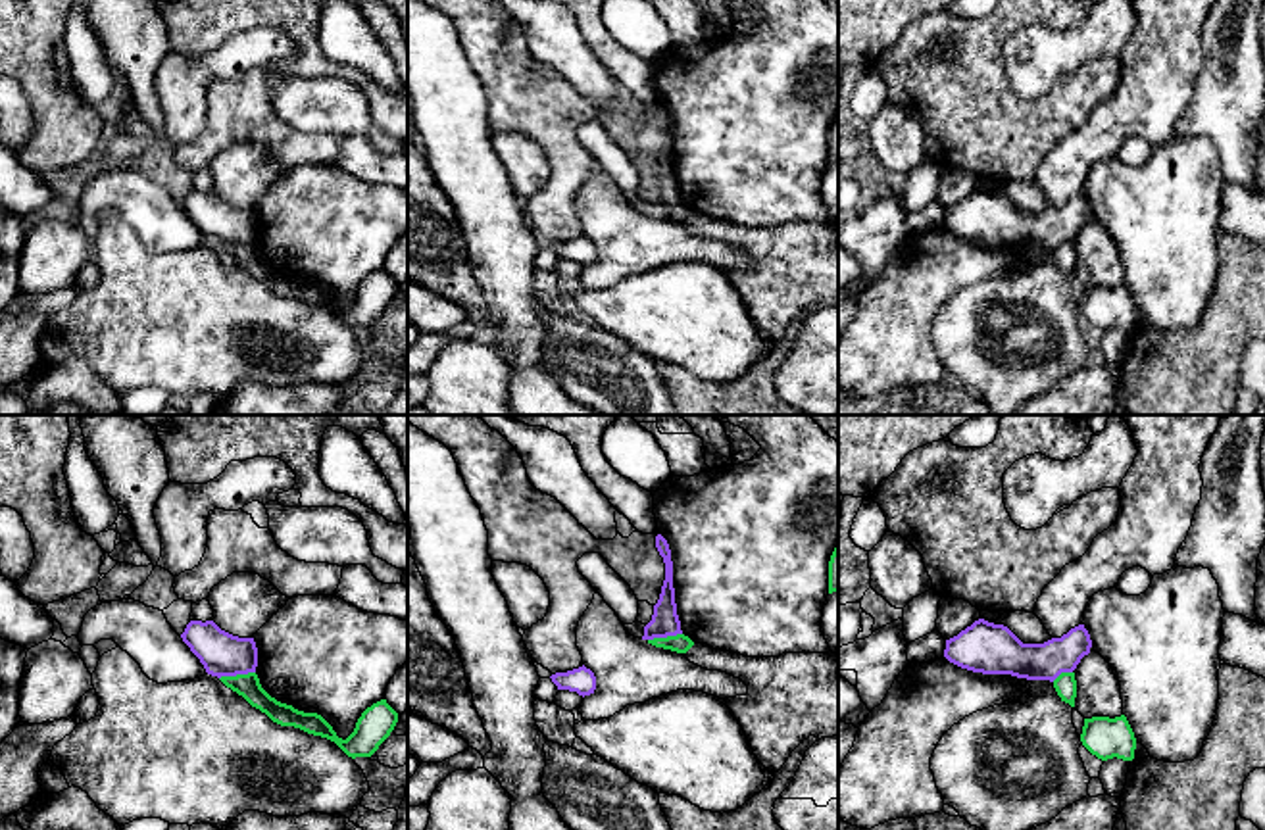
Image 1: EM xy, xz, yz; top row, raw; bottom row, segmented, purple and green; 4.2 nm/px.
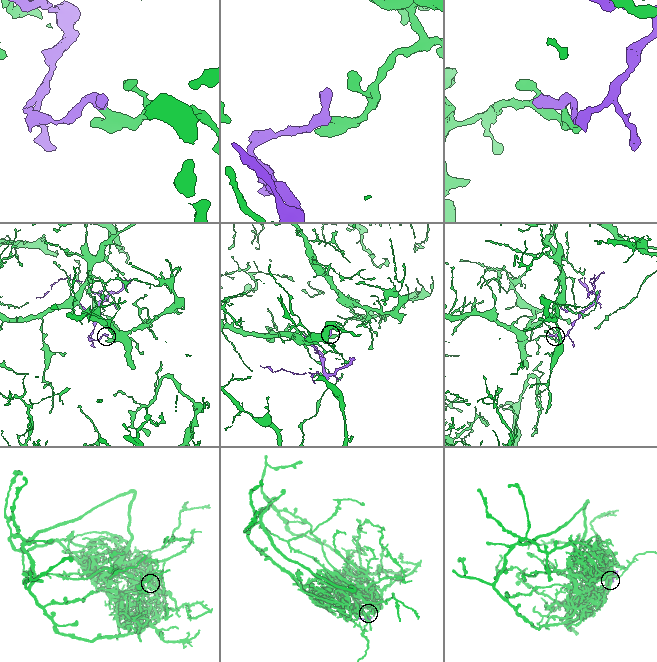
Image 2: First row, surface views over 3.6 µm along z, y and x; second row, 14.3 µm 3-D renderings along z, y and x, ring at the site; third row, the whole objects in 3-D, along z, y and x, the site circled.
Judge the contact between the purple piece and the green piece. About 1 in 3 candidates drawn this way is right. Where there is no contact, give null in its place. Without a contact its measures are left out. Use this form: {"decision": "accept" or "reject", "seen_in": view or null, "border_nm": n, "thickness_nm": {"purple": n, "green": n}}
{"decision": "reject", "seen_in": "xy", "border_nm": 160, "thickness_nm": {"purple": 190, "green": 100}}

